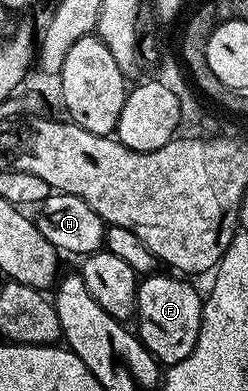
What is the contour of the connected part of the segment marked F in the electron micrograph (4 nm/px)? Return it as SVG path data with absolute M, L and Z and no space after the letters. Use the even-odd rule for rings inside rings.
M160 272L145 276L136 286L134 329L144 348L149 349L161 366L167 367L182 363L194 351L202 327L205 298L188 282L191 280Z

